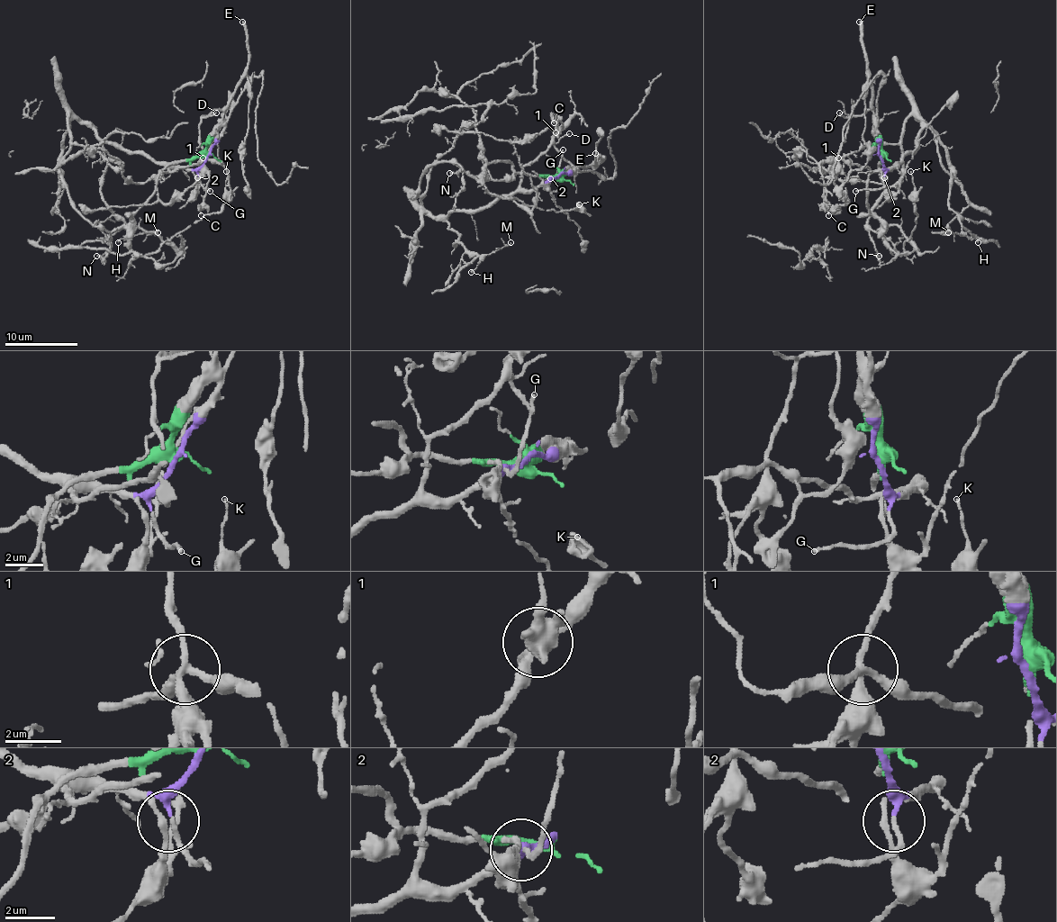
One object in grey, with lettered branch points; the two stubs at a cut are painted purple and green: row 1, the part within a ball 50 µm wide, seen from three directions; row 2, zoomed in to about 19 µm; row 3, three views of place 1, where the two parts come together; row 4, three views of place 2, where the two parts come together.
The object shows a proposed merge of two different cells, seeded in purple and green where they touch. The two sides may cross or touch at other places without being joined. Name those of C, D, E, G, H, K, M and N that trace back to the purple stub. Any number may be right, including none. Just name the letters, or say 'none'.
G, H, M, N

